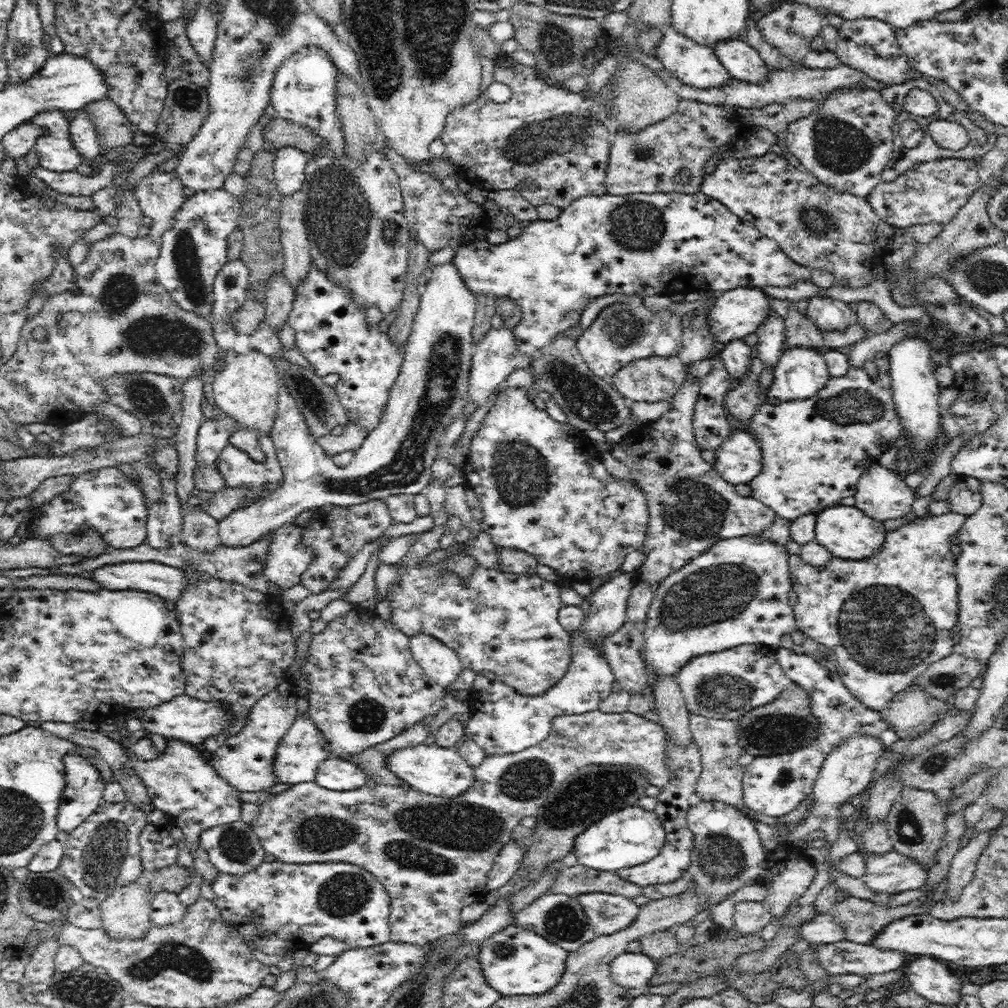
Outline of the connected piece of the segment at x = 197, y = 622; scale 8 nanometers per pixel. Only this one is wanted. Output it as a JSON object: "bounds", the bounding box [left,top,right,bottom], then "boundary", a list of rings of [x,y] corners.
{"bounds":[173,558,296,754],"boundary":[[[186,558],[186,562],[182,562],[182,566],[179,567],[183,576],[183,588],[182,592],[178,594],[178,598],[175,600],[175,608],[173,609],[173,618],[176,618],[179,624],[179,632],[182,635],[183,644],[183,656],[184,662],[182,662],[183,676],[185,677],[186,687],[185,695],[198,700],[199,702],[206,702],[206,704],[214,704],[215,708],[223,714],[223,726],[219,728],[215,734],[204,738],[204,748],[214,754],[230,737],[238,736],[245,729],[246,722],[251,714],[251,710],[256,706],[258,701],[266,697],[270,692],[277,689],[281,682],[286,679],[286,670],[292,666],[296,656],[296,646],[294,640],[294,634],[290,631],[291,616],[286,613],[286,609],[282,607],[280,598],[255,588],[248,587],[245,584],[239,582],[226,581],[215,576],[206,574],[200,566],[197,566],[196,562],[192,561],[193,558]]]}

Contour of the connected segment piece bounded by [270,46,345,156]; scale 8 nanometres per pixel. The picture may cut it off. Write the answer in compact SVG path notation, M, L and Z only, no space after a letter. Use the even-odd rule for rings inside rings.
M309 46L308 49L299 50L275 70L270 104L278 116L315 128L327 140L329 148L332 148L328 152L332 151L339 156L342 154L341 149L345 146L345 142L334 111L338 69L328 54L318 47Z

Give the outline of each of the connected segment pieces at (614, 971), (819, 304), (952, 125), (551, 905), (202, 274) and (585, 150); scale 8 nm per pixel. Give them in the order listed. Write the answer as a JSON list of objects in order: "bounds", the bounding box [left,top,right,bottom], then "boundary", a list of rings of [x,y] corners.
[{"bounds":[609,952,654,988],"boundary":[[[622,952],[609,964],[612,980],[625,988],[645,986],[652,978],[654,959],[641,952]]]},{"bounds":[806,295,855,328],"boundary":[[[820,295],[810,297],[806,315],[818,326],[830,328],[839,328],[852,322],[855,317],[849,308],[849,304],[830,297],[820,297]]]},{"bounds":[927,119,970,150],"boundary":[[[948,119],[931,120],[927,126],[928,133],[940,147],[950,150],[962,150],[970,139],[970,133],[962,121]]]},{"bounds":[514,892,595,951],"boundary":[[[550,892],[540,894],[516,914],[514,921],[522,926],[534,929],[536,933],[541,934],[544,938],[557,943],[568,951],[578,950],[583,943],[595,938],[583,904],[577,896],[568,894]]]},{"bounds":[155,188,239,317],"boundary":[[[224,188],[196,193],[187,198],[173,227],[164,234],[160,256],[155,264],[158,282],[187,312],[209,317],[213,312],[213,284],[229,261],[228,238],[239,228],[239,200]]]},{"bounds":[438,51,625,210],"boundary":[[[499,51],[492,59],[494,80],[510,87],[510,98],[504,103],[496,103],[479,91],[470,102],[462,103],[448,112],[444,126],[438,134],[445,146],[444,154],[452,158],[459,177],[472,187],[485,191],[514,189],[522,179],[532,179],[536,186],[522,189],[521,194],[535,207],[550,204],[562,210],[578,201],[578,198],[603,196],[617,82],[625,69],[618,69],[598,92],[588,93],[588,86],[580,92],[572,92],[563,84],[550,86],[536,75],[538,72],[534,66],[518,64],[504,52]]]}]

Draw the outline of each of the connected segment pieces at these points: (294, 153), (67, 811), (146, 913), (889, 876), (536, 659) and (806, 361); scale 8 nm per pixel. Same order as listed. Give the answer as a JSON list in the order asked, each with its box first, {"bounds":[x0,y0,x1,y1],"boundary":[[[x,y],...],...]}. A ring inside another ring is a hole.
[{"bounds":[273,144,310,195],"boundary":[[[289,144],[274,151],[273,174],[275,186],[282,195],[297,194],[305,180],[305,167],[310,155]]]},{"bounds":[56,752,105,834],"boundary":[[[72,752],[62,756],[65,786],[56,808],[56,829],[72,834],[76,827],[102,802],[105,785],[98,769],[86,758]]]},{"bounds":[99,879,153,938],"boundary":[[[142,879],[119,883],[99,901],[103,928],[112,936],[139,938],[147,932],[153,912],[153,887]]]},{"bounds":[864,848,927,893],"boundary":[[[893,848],[886,852],[864,849],[865,882],[876,892],[901,893],[923,888],[927,884],[927,866],[917,858],[900,854]]]},{"bounds":[388,565,570,694],"boundary":[[[421,565],[407,568],[401,573],[401,583],[395,595],[388,598],[393,606],[390,620],[407,635],[425,631],[450,646],[457,655],[461,666],[478,672],[492,670],[498,678],[522,694],[543,694],[566,674],[570,663],[568,634],[558,622],[561,585],[559,582],[544,580],[540,576],[503,573],[494,568],[478,567],[467,585],[462,585],[454,573],[440,581],[436,567]]]},{"bounds":[761,349,831,403],"boundary":[[[792,349],[775,364],[772,382],[761,398],[778,398],[782,403],[812,398],[831,379],[825,358],[816,349]]]}]

